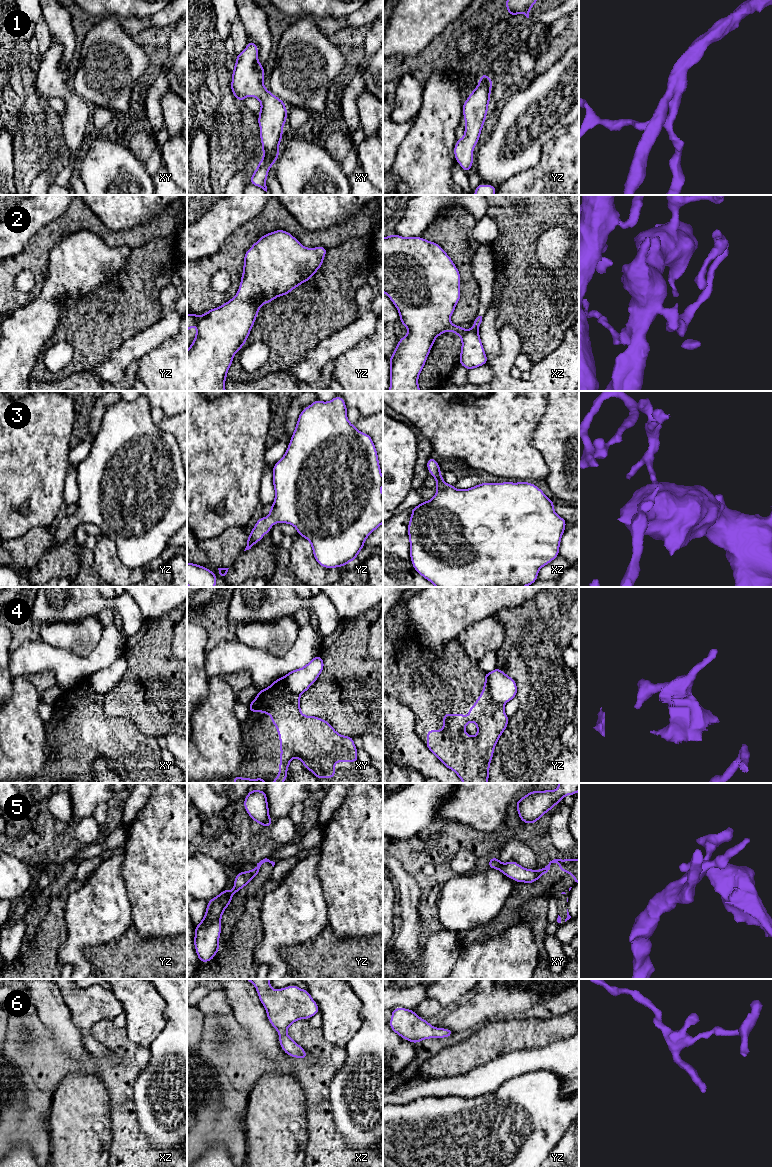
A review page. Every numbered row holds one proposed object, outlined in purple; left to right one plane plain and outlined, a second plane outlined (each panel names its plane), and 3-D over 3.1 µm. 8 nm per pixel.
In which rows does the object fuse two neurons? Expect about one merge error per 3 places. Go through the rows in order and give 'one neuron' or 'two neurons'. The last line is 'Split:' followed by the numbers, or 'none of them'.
1: one neuron
2: one neuron
3: one neuron
4: two neurons
5: two neurons
6: one neuron
Split: 4, 5

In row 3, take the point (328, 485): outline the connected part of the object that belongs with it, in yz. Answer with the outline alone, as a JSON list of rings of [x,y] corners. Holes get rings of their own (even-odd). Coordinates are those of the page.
[[[340,396],[333,398],[328,402],[315,400],[311,405],[304,408],[298,417],[298,421],[291,437],[288,448],[284,456],[273,467],[273,485],[275,490],[275,499],[273,505],[270,507],[269,515],[264,518],[259,518],[254,528],[247,539],[247,546],[244,551],[251,549],[251,547],[259,542],[263,536],[270,532],[271,527],[280,522],[282,524],[288,523],[293,525],[300,536],[306,538],[313,549],[314,558],[324,568],[336,568],[345,566],[347,563],[356,559],[359,552],[364,547],[364,542],[368,536],[376,530],[383,523],[383,495],[382,485],[383,477],[377,456],[377,450],[373,443],[372,438],[359,430],[348,421],[347,407],[344,399]]]

